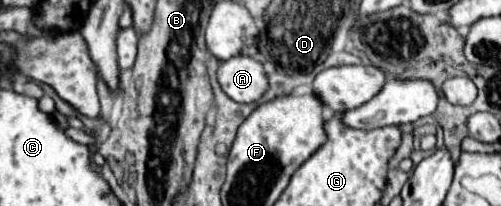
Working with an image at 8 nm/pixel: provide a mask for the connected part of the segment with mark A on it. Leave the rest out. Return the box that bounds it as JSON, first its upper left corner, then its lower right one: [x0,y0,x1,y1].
[217,56,269,102]

